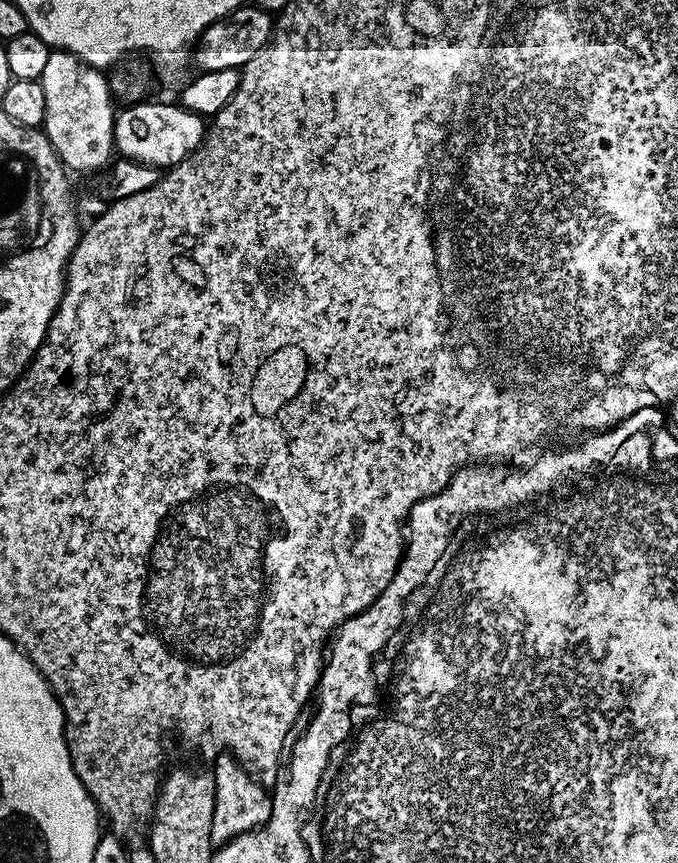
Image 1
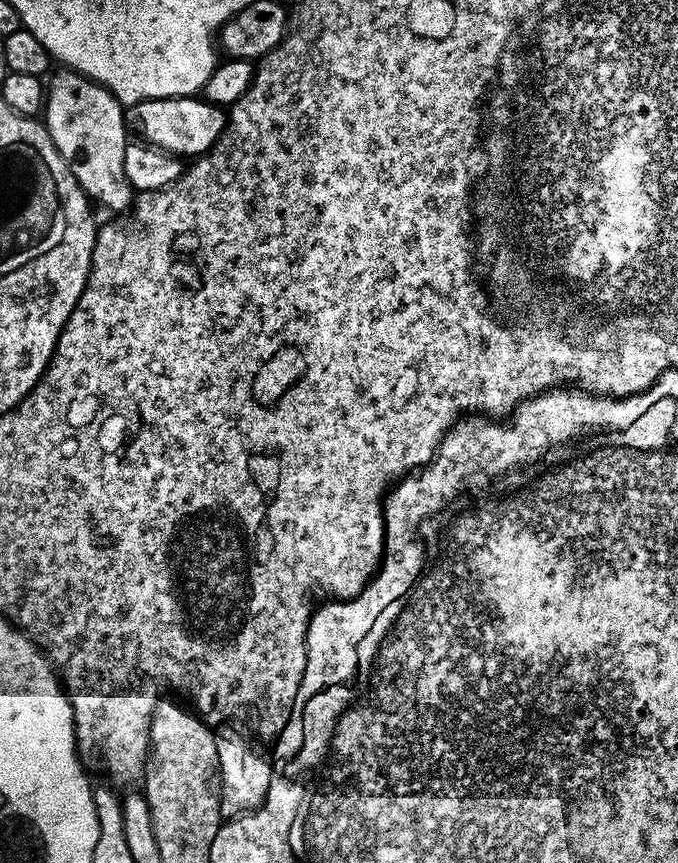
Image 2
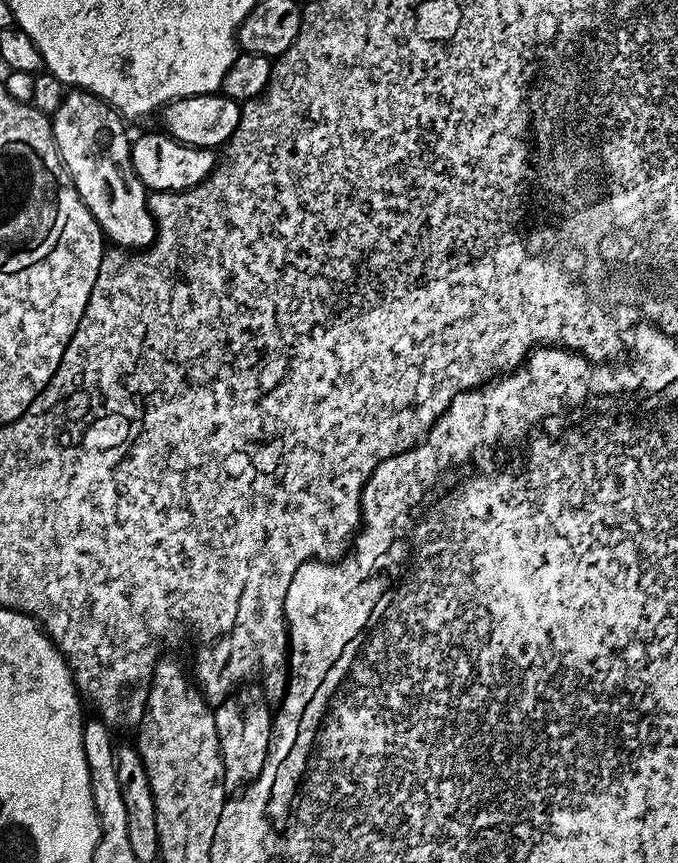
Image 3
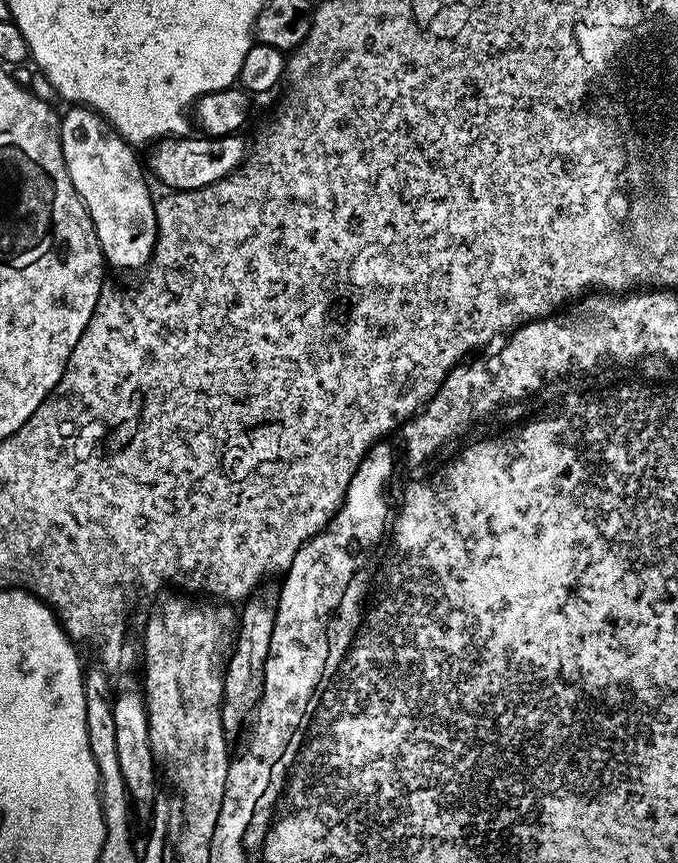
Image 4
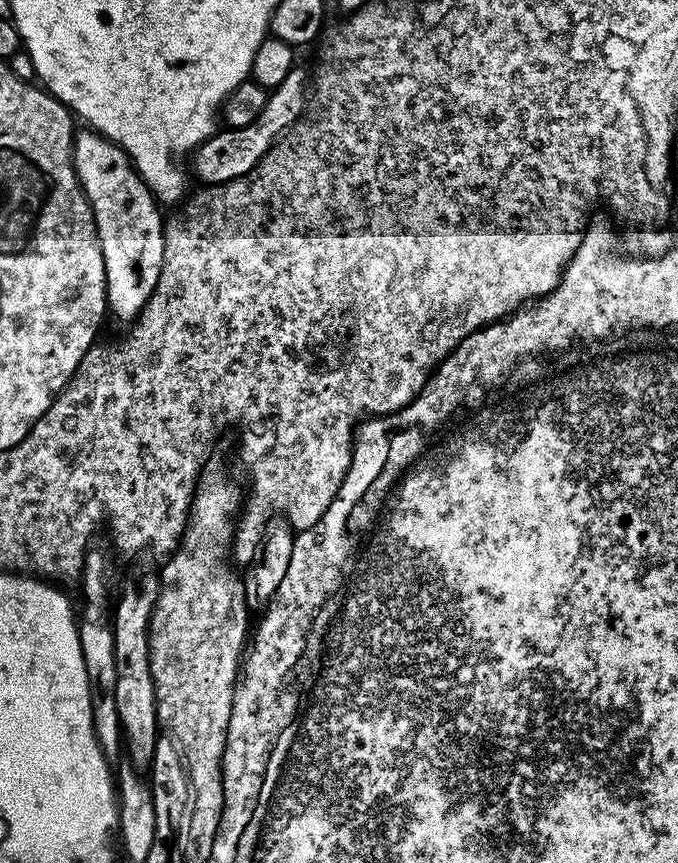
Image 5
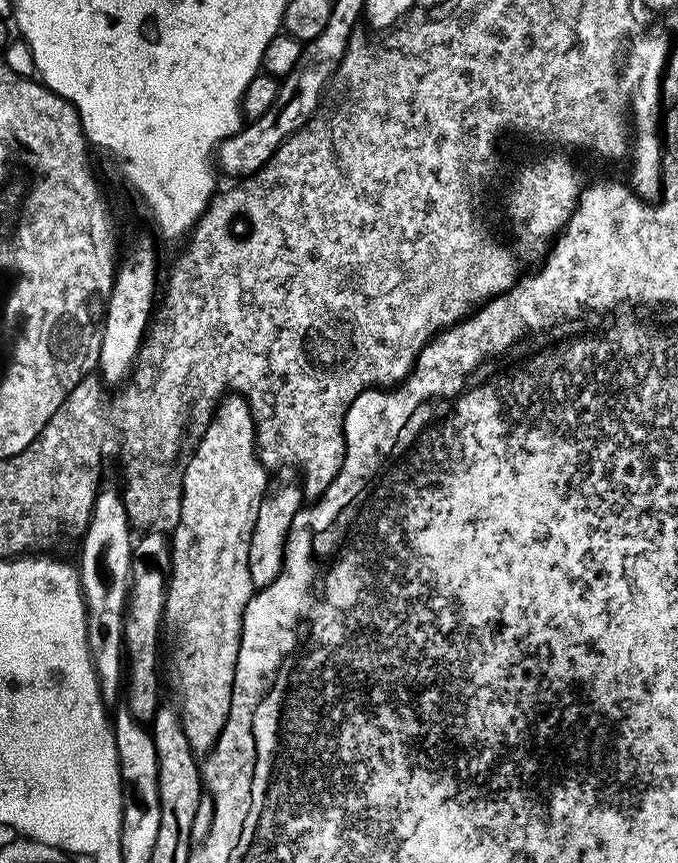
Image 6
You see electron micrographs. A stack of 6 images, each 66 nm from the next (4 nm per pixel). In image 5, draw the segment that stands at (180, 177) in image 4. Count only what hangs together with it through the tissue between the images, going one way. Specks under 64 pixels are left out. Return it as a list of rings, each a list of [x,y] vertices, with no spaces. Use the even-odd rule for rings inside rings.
[[[297,66],[286,74],[286,82],[277,88],[271,89],[266,106],[262,106],[262,114],[250,122],[250,126],[241,128],[225,127],[218,130],[206,142],[197,146],[191,153],[192,168],[200,180],[205,180],[205,185],[228,184],[234,178],[242,178],[258,166],[258,162],[270,151],[272,145],[304,115],[306,101],[310,96],[310,72],[303,66]]]

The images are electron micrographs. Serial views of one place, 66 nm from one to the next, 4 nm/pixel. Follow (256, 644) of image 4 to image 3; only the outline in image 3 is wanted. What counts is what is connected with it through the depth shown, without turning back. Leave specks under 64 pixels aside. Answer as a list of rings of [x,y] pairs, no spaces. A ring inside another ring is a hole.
[[[245,683],[245,688],[237,687],[227,698],[215,705],[218,746],[224,763],[224,783],[247,785],[255,780],[268,757],[268,747],[272,741],[273,715],[264,702],[264,692],[256,684]]]

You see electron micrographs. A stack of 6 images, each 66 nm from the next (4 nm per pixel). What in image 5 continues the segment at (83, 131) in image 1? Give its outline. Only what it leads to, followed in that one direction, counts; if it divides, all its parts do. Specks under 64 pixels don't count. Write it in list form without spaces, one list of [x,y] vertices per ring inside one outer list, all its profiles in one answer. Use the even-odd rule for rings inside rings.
[[[83,130],[84,132],[77,131],[72,137],[72,164],[76,168],[76,177],[80,180],[80,189],[84,191],[84,197],[87,198],[88,204],[92,208],[92,217],[96,222],[96,229],[98,230],[98,238],[102,246],[102,258],[106,266],[106,286],[108,287],[108,307],[107,311],[112,312],[120,320],[135,321],[139,317],[140,312],[146,306],[146,302],[150,298],[150,294],[154,292],[160,277],[160,270],[162,262],[164,261],[164,225],[166,223],[165,217],[160,217],[162,211],[161,205],[158,203],[151,190],[146,186],[146,182],[136,173],[136,168],[132,164],[131,158],[127,156],[124,149],[112,140],[107,140],[100,132],[91,130]]]

